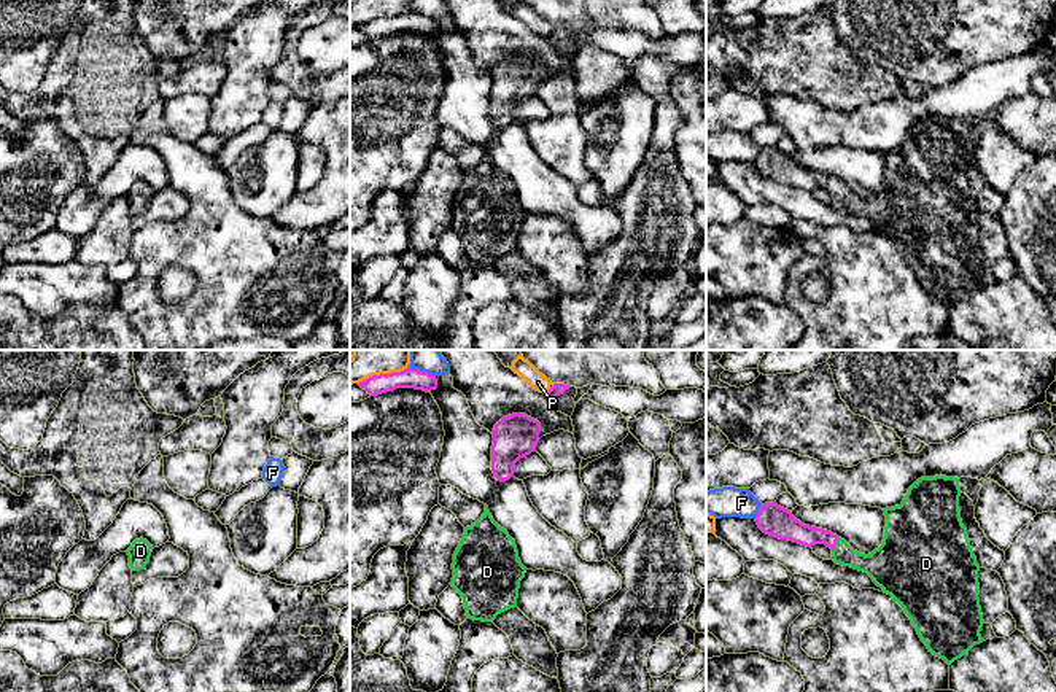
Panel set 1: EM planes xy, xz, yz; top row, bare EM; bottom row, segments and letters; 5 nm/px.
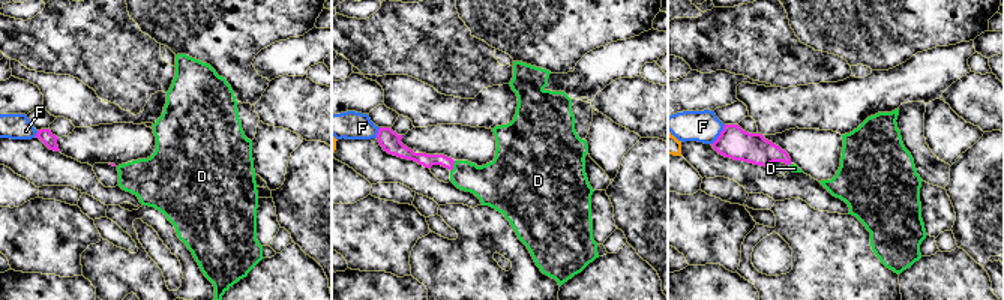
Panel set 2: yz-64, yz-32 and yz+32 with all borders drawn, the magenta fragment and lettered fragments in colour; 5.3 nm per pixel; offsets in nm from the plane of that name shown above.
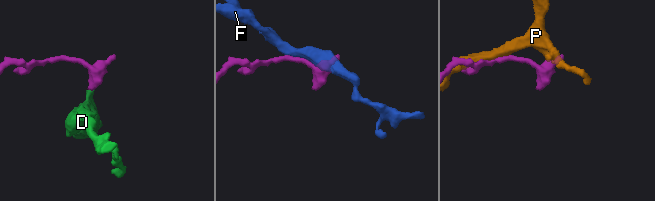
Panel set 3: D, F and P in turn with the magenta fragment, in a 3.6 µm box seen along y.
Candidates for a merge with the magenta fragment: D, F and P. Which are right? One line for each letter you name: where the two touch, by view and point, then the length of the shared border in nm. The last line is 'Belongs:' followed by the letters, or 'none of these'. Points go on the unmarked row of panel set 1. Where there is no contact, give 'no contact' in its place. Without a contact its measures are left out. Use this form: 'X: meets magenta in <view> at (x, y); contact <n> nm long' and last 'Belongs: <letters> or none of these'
D: meets magenta in yz at (835, 188); contact 80 nm long
Belongs: D

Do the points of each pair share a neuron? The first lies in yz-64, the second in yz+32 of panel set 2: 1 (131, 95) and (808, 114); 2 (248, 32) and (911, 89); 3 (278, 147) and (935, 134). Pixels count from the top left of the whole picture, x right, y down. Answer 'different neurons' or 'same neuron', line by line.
1: different neurons
2: different neurons
3: same neuron

